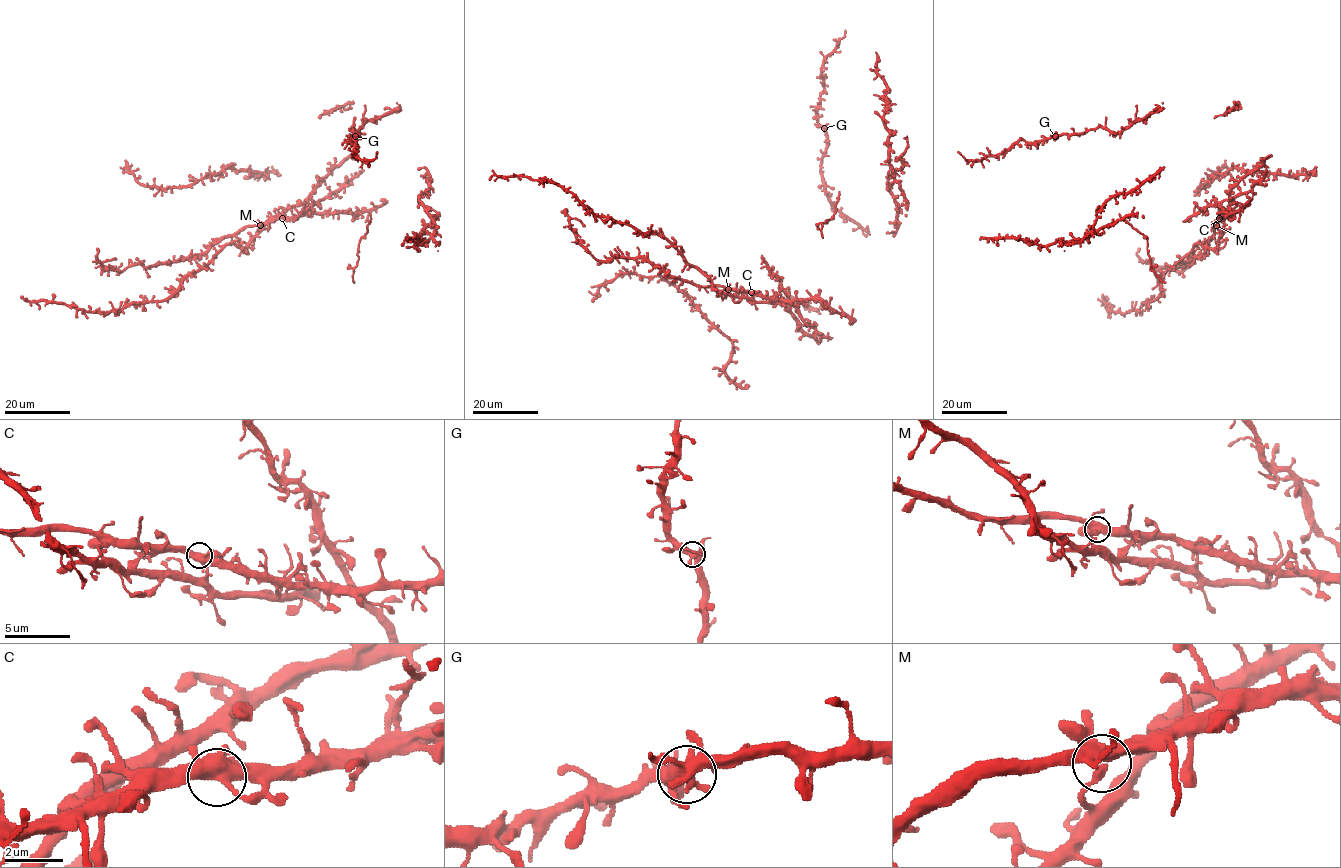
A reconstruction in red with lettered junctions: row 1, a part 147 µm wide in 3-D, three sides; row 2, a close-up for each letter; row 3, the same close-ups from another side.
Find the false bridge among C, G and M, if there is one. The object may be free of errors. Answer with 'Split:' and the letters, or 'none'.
Split: none

